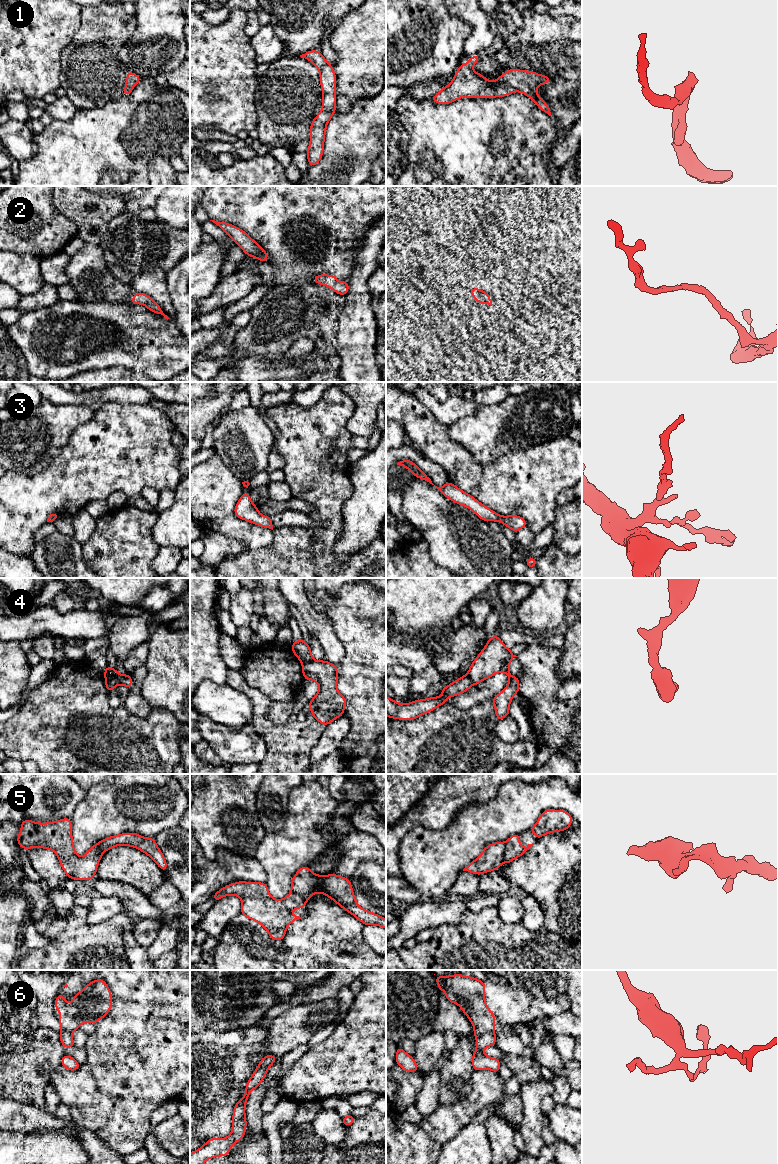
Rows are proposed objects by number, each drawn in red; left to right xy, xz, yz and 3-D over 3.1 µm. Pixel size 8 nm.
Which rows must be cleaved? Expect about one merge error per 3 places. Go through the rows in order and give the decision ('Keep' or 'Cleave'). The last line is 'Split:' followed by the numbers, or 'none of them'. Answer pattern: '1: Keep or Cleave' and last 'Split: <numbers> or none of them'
1: Keep
2: Keep
3: Keep
4: Cleave
5: Cleave
6: Cleave
Split: 4, 5, 6

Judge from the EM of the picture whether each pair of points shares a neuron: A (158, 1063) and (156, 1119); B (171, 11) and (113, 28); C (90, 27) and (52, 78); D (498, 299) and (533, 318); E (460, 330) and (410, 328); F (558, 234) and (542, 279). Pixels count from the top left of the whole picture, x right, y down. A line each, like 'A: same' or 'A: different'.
A: different
B: different
C: different
D: same
E: same
F: different

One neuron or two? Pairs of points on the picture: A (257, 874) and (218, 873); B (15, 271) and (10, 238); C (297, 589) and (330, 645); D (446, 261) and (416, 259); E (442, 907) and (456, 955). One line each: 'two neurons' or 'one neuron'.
A: one neuron
B: two neurons
C: one neuron
D: two neurons
E: two neurons

